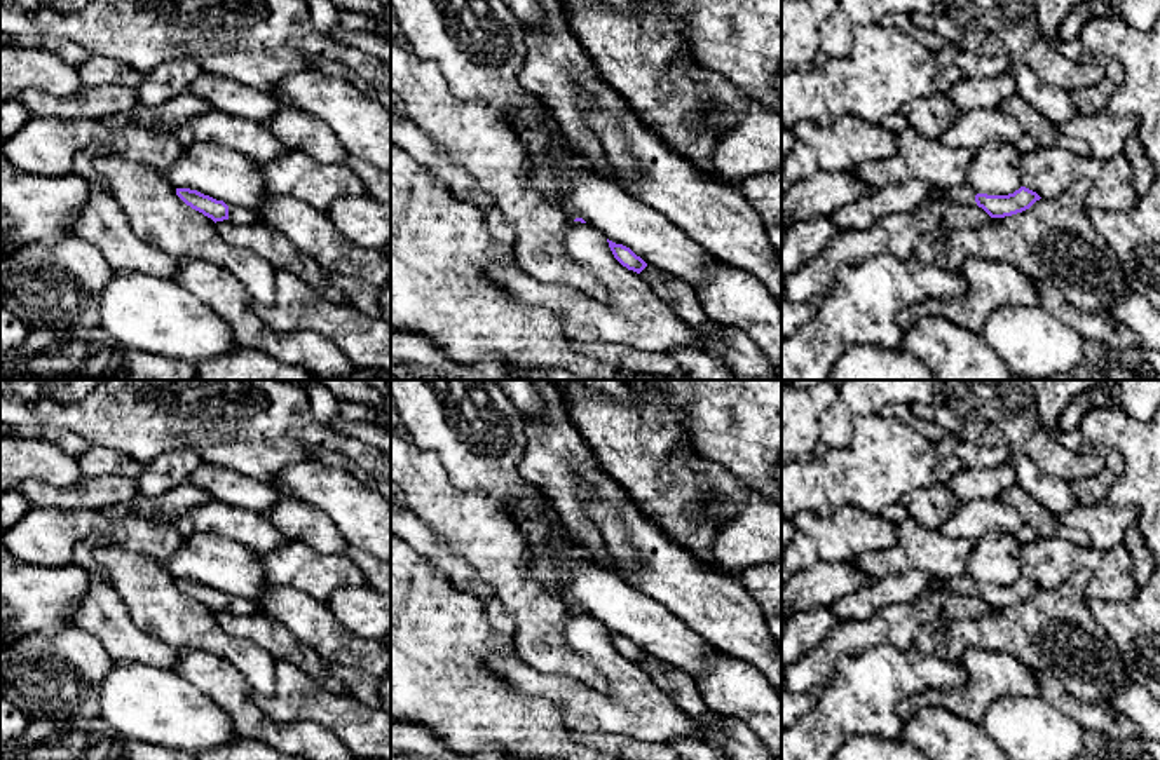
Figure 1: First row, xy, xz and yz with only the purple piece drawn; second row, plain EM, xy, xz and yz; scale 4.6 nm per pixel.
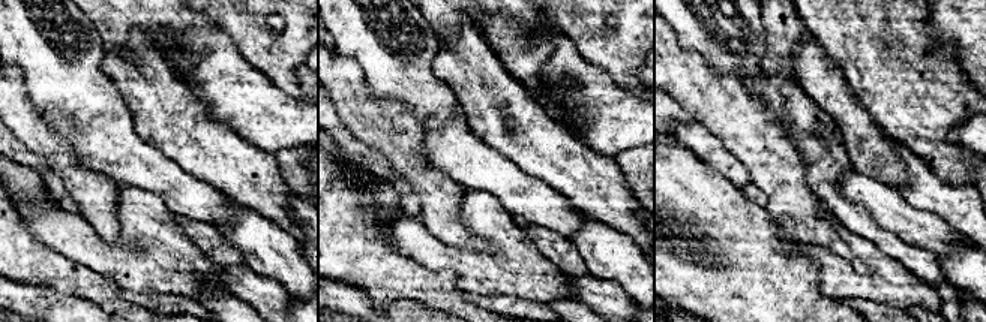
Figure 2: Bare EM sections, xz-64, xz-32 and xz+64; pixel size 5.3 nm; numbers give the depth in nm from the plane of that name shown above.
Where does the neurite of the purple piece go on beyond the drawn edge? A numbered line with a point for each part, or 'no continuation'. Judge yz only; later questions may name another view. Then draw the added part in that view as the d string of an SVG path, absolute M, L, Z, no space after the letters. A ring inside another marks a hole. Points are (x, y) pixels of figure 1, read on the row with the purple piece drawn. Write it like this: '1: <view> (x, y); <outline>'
1: yz (965, 194); M963 185L963 187L951 187L951 188L937 188L931 192L930 199L931 200L954 200L954 202L961 202L968 206L977 206L975 195L977 192L972 187Z

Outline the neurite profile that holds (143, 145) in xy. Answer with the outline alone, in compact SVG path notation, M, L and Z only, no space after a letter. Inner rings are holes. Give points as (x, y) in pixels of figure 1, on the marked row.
M134 126L131 131L110 131L105 143L110 152L124 152L131 160L155 169L173 167L185 153L185 146L176 138L155 132L152 127L145 126Z

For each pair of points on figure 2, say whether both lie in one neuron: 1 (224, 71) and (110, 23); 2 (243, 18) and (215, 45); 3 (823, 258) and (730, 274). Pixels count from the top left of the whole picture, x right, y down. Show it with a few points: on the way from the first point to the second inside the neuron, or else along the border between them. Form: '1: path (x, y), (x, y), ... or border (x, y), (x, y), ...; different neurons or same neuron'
1: path (197, 42), (183, 29), (167, 21), (138, 21); same neuron
2: border (212, 24), (233, 42), (248, 62); different neurons
3: border (800, 244), (796, 252), (817, 262), (824, 294); different neurons

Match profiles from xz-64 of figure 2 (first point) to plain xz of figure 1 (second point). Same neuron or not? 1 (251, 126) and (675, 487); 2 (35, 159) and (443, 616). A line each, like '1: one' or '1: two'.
1: two
2: two

